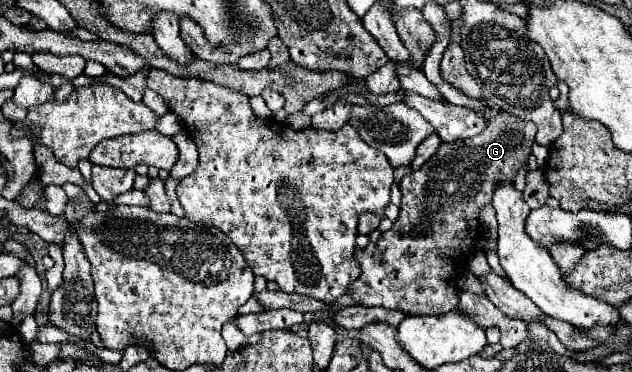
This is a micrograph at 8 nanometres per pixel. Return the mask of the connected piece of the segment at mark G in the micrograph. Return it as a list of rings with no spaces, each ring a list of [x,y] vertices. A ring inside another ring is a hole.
[[[500,111],[496,117],[488,119],[488,129],[484,133],[472,139],[442,143],[418,171],[404,175],[404,179],[400,181],[400,215],[394,221],[392,229],[382,233],[376,243],[368,243],[362,251],[356,249],[354,257],[360,263],[360,275],[348,287],[348,295],[354,299],[354,303],[366,307],[380,305],[386,309],[398,309],[408,315],[436,315],[456,309],[460,301],[458,277],[466,273],[466,263],[476,251],[472,249],[472,245],[480,239],[480,209],[492,203],[494,189],[500,183],[514,181],[516,173],[526,165],[530,149],[534,145],[534,135],[536,125]]]

